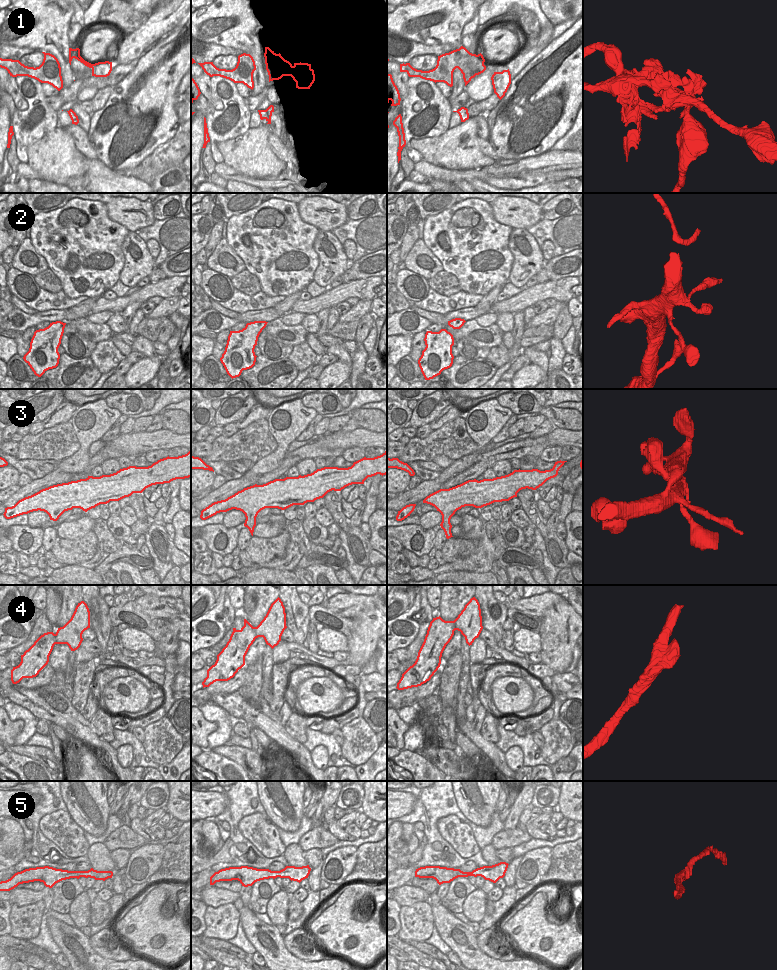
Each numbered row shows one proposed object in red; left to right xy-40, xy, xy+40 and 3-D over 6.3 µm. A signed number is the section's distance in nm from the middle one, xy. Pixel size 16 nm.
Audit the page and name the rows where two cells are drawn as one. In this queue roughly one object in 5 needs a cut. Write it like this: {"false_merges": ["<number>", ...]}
{"false_merges": ["1", "2"]}

